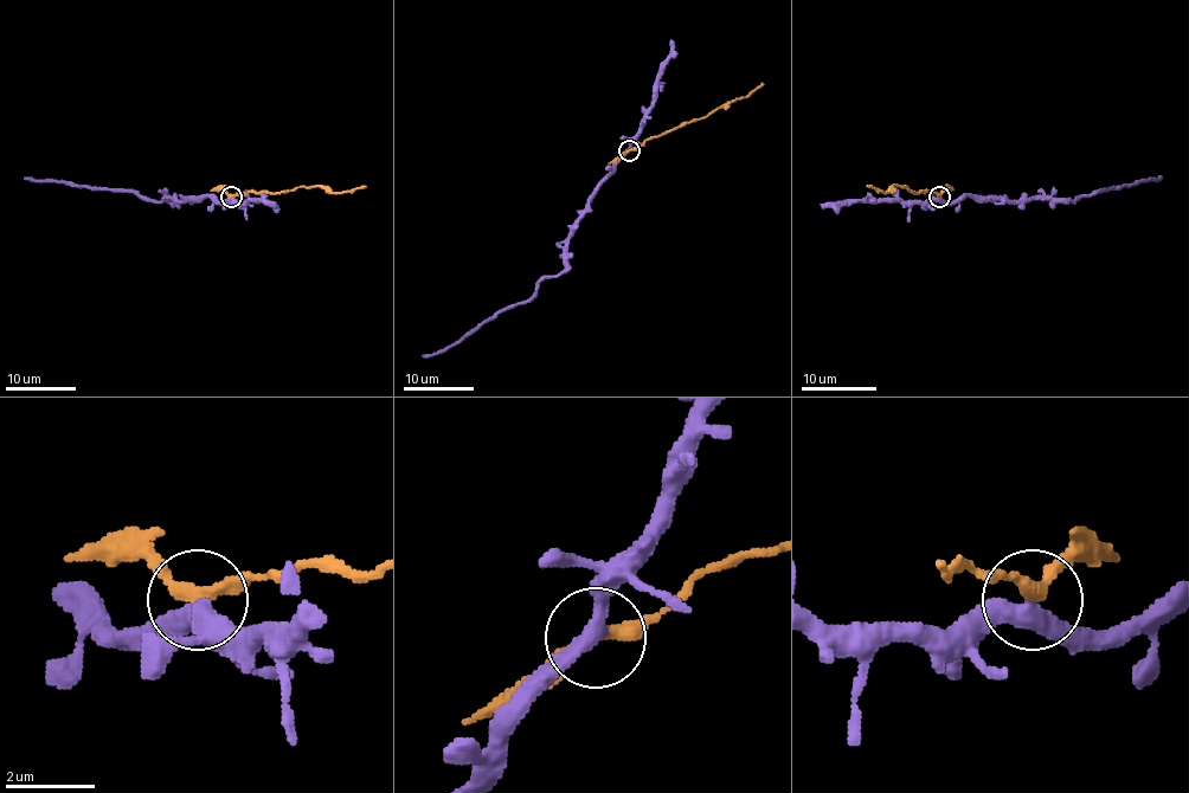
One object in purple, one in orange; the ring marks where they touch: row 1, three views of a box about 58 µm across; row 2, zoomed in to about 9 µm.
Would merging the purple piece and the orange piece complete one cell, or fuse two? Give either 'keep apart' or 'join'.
keep apart

